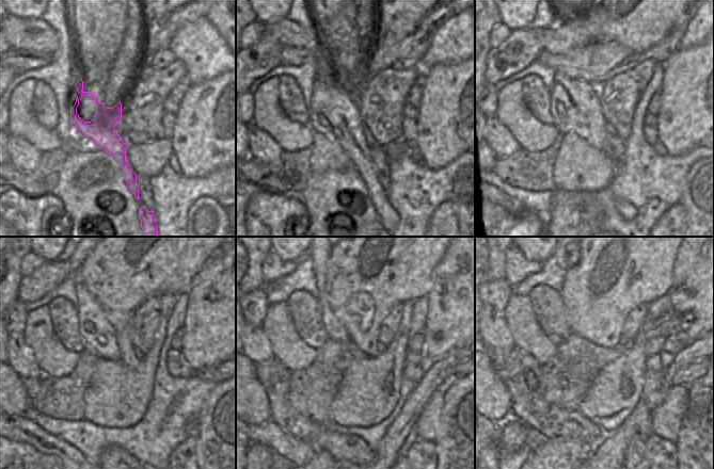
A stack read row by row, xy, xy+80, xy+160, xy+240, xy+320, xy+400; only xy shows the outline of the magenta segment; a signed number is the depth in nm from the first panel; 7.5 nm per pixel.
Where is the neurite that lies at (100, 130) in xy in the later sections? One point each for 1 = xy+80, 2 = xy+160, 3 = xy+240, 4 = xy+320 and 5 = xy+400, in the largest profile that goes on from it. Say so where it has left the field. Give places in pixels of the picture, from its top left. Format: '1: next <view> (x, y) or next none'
1: next xy+80 (334, 112)
2: next xy+160 (575, 108)
3: next xy+240 (98, 336)
4: next xy+320 (335, 330)
5: next xy+400 (560, 258)

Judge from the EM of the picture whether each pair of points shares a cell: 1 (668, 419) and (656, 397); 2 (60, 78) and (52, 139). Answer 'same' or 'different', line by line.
1: different
2: different

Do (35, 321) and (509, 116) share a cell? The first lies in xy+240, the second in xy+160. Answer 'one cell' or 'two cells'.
one cell

